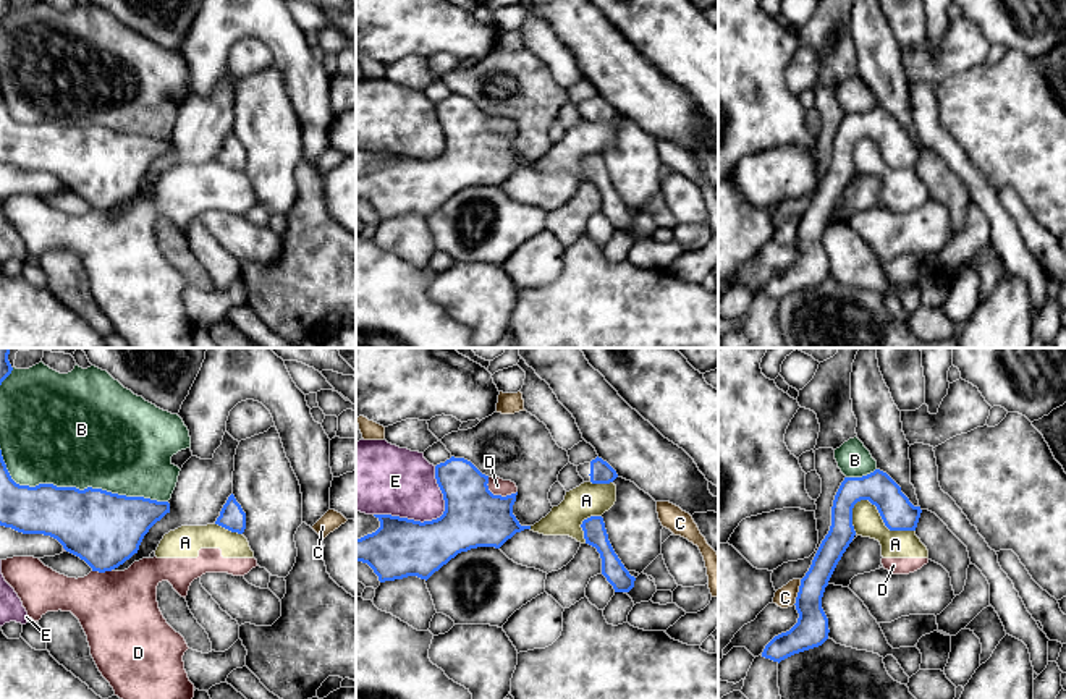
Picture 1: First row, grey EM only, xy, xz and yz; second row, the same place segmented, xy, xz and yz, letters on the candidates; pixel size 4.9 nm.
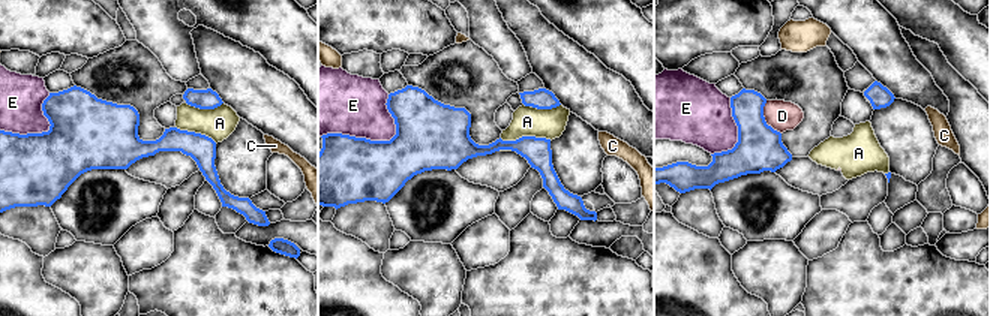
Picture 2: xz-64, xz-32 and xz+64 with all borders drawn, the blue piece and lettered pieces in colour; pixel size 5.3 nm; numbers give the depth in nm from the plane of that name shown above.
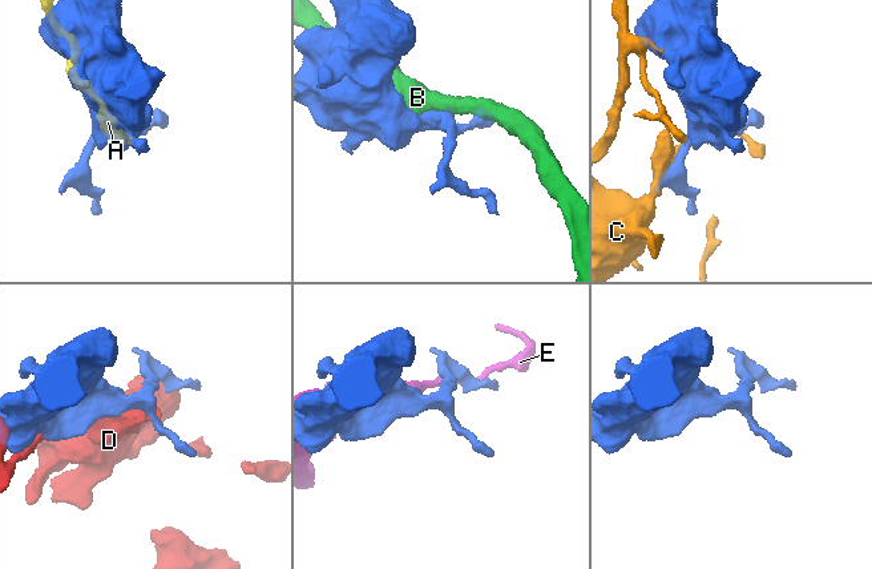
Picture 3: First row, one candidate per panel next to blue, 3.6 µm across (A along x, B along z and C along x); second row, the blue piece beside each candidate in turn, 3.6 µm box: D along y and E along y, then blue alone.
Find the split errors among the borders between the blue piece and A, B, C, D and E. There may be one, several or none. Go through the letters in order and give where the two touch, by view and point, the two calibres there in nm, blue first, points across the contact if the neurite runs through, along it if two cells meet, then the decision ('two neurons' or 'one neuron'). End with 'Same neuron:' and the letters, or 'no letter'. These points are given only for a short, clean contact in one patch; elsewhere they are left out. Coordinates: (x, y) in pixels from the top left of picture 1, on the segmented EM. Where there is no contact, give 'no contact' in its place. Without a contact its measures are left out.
A: meets blue in yz at (882, 518); 170 nm thick on the blue side, 140 nm on the other; one neuron
B: meets blue in xy at (75, 487); 360 nm thick on the blue side, 500 nm on the other; two neurons
C: meets blue in yz at (798, 593); 160 nm thick on the blue side, 100 nm on the other; two neurons
D: meets blue in xz at (497, 495); 300 nm thick on the blue side, 90 nm on the other; two neurons
E: meets blue in xz at (432, 520); 300 nm thick on the blue side, 340 nm on the other; two neurons
Same neuron: A

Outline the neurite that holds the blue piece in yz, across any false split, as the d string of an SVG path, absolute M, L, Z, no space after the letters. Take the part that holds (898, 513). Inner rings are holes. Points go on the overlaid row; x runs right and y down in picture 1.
M875 469L862 477L844 477L833 500L830 531L801 579L794 604L799 613L797 623L775 636L765 646L762 657L780 663L828 639L828 618L822 608L822 597L838 561L856 536L852 508L861 500L877 506L890 531L916 531L922 510L909 502L886 472Z

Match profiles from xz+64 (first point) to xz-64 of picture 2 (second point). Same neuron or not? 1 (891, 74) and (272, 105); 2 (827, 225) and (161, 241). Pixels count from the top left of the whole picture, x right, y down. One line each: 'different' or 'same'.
1: same
2: same

